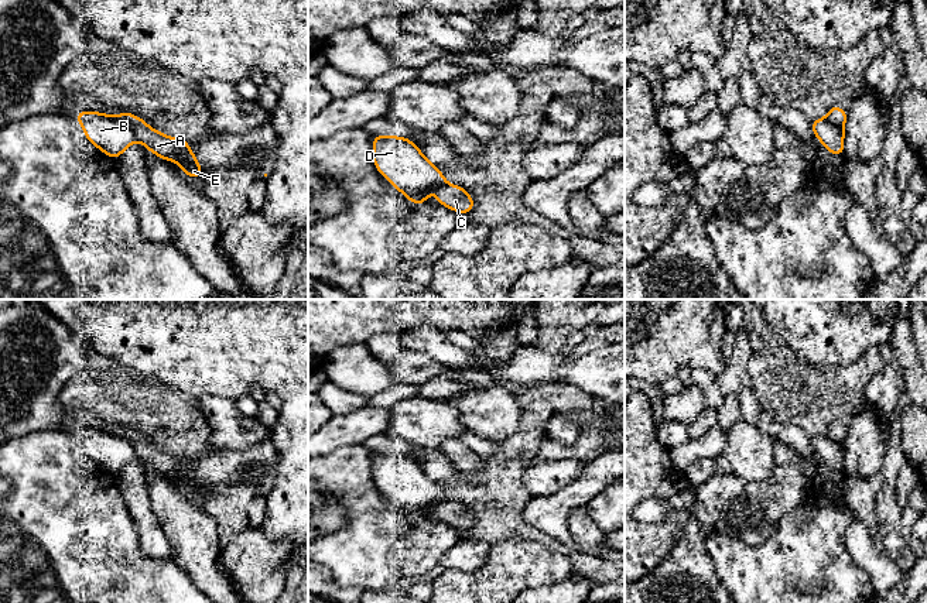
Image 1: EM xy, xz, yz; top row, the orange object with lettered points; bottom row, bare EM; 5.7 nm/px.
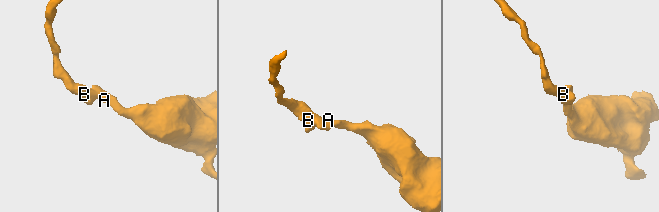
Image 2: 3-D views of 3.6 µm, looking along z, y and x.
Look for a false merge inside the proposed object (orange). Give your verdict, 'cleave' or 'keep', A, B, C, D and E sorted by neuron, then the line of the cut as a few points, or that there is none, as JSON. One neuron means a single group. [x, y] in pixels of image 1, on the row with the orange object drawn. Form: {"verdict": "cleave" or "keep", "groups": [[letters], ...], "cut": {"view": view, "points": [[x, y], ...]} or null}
{"verdict": "cleave", "groups": [["A", "C", "E"], ["B", "D"]], "cut": {"view": "xy", "points": [[117, 117], [130, 126], [136, 139]]}}

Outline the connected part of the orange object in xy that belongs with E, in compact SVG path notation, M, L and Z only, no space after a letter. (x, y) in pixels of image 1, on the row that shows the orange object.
M120 112L119 119L129 123L136 134L136 140L143 143L150 153L165 161L174 161L191 178L201 178L202 169L185 138L172 138L151 129L143 119Z

